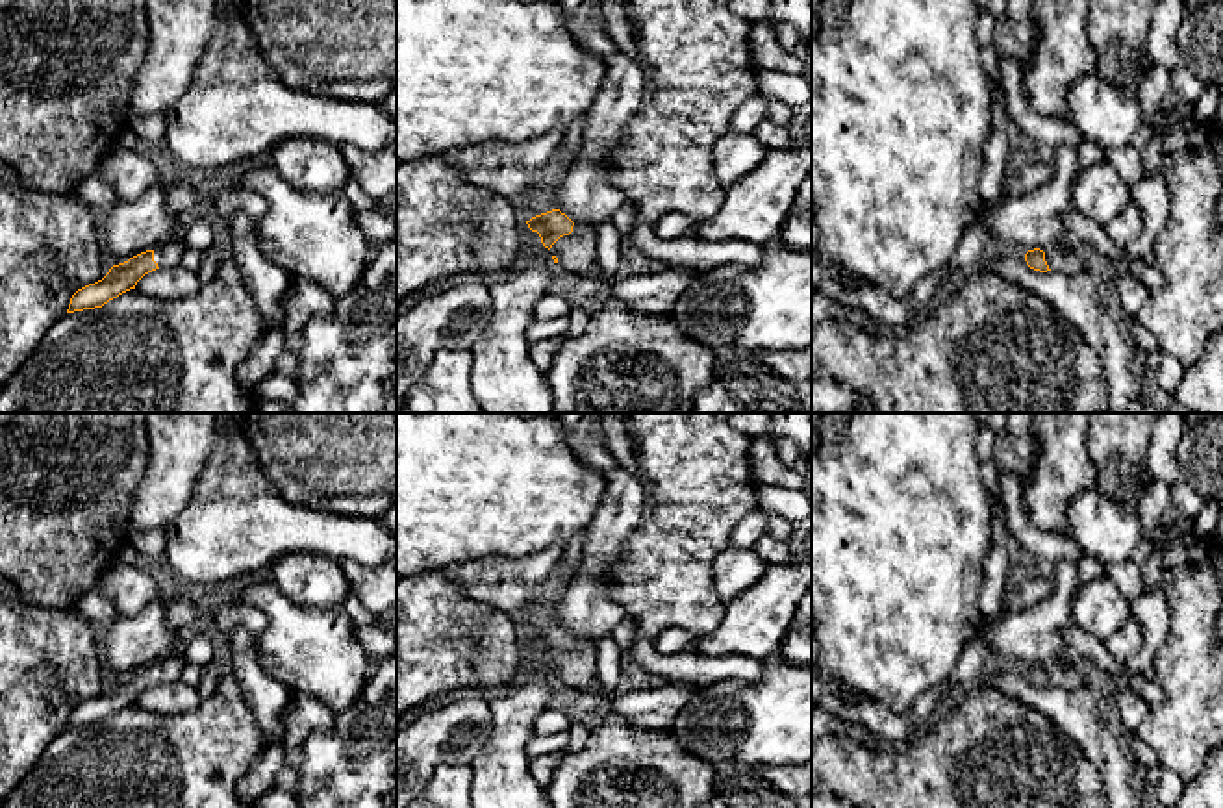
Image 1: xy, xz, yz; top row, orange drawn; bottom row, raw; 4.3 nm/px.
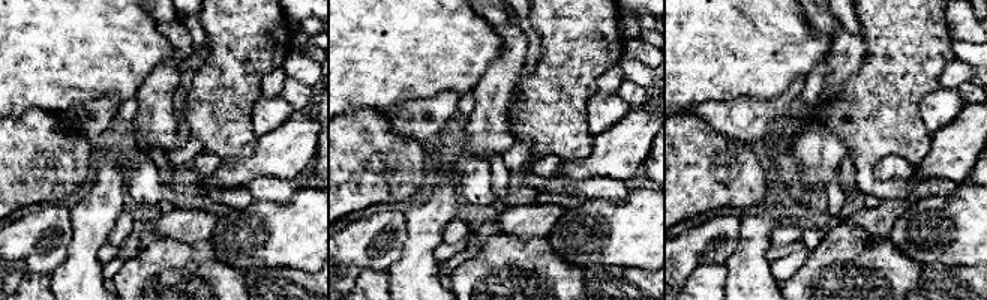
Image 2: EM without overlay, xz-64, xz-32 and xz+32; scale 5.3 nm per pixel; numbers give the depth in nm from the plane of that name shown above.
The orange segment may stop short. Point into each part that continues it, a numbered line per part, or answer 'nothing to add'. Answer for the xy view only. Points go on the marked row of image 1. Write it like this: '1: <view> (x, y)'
1: xy (167, 254)

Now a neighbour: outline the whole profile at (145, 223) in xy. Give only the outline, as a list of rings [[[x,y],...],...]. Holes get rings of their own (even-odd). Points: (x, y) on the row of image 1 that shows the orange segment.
[[[154,185],[139,198],[119,200],[109,209],[102,226],[102,246],[107,259],[119,265],[141,252],[183,237],[185,222],[169,211],[165,187]]]

